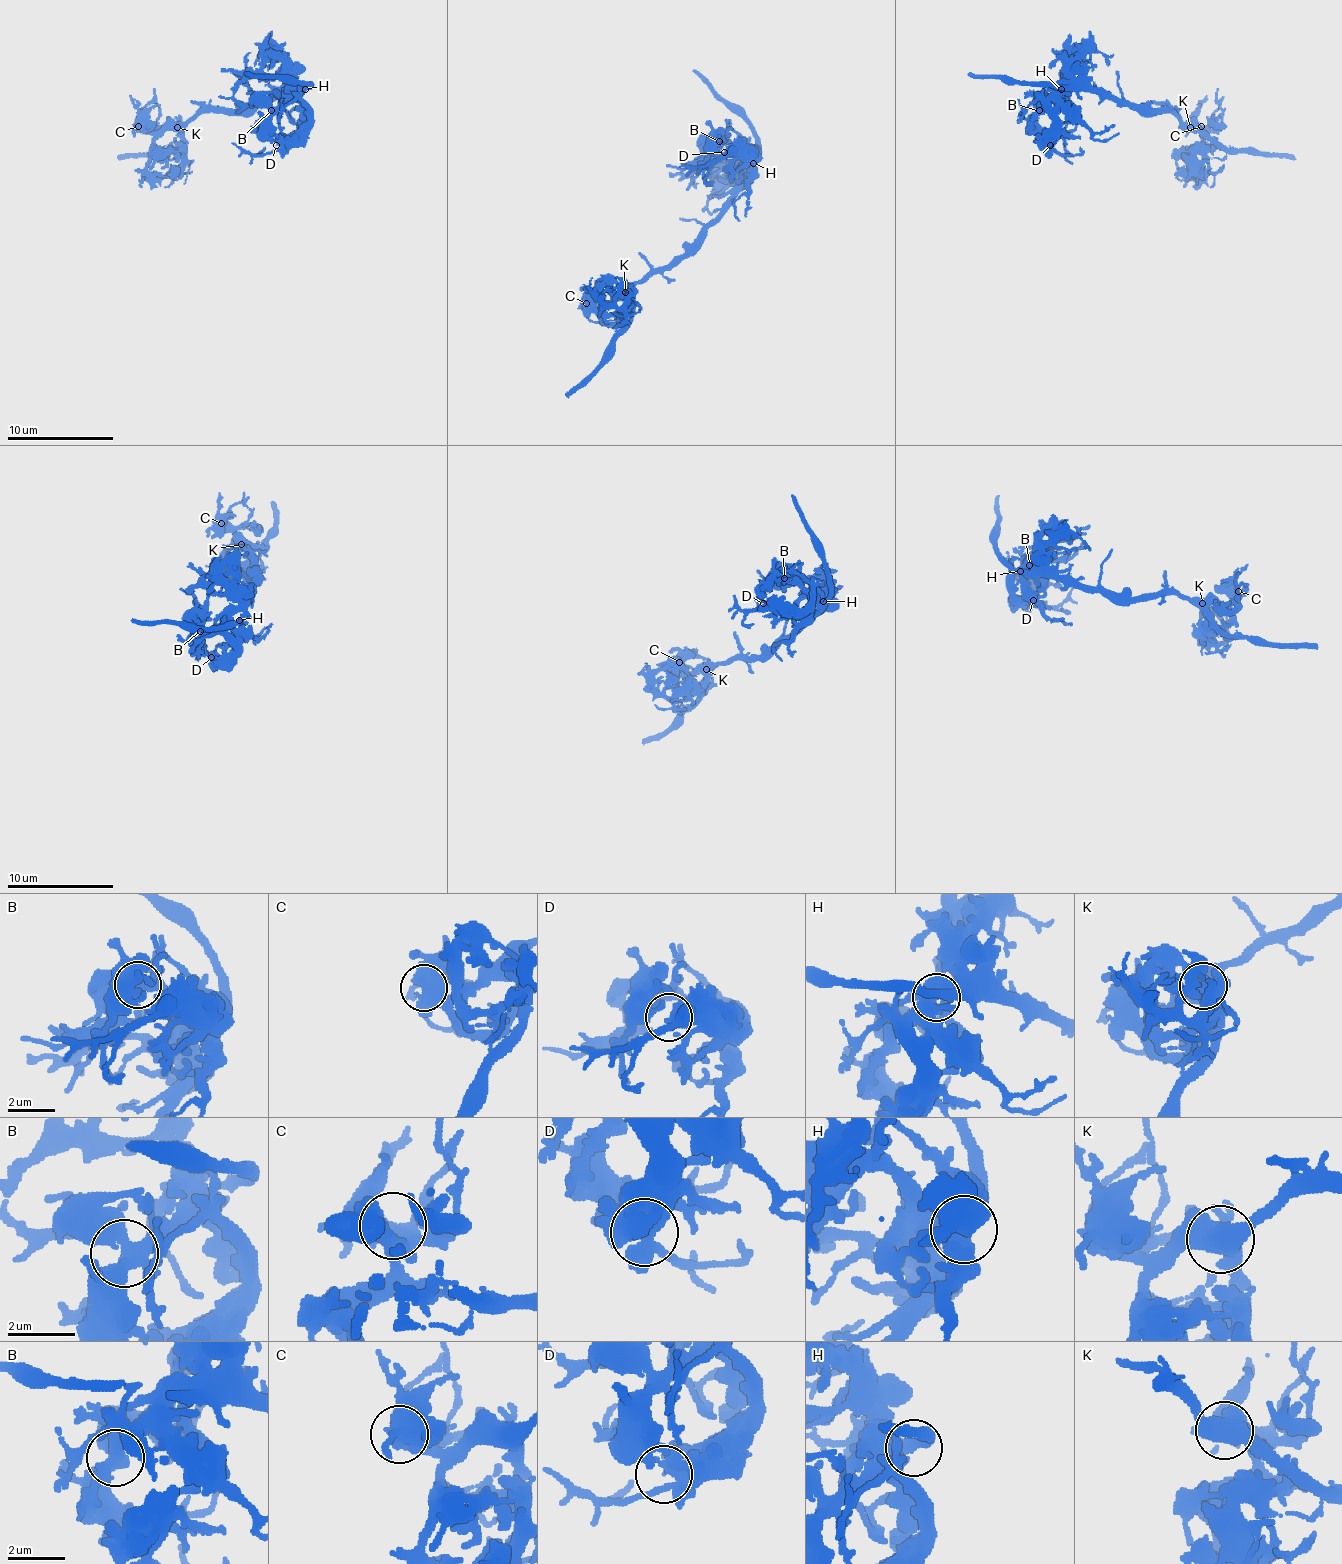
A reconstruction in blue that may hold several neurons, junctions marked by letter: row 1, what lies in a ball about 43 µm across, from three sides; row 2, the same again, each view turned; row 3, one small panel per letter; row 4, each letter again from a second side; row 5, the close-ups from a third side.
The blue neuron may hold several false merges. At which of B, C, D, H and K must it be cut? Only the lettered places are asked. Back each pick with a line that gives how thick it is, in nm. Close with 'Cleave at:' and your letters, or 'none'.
Cleave at: none

